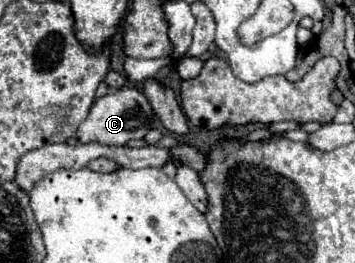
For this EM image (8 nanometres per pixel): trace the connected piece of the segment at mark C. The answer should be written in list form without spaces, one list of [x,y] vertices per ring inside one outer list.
[[[122,87],[116,93],[104,95],[94,101],[90,115],[80,123],[76,137],[80,143],[102,143],[102,145],[126,145],[130,139],[142,139],[152,123],[154,111],[142,91],[136,87]]]

